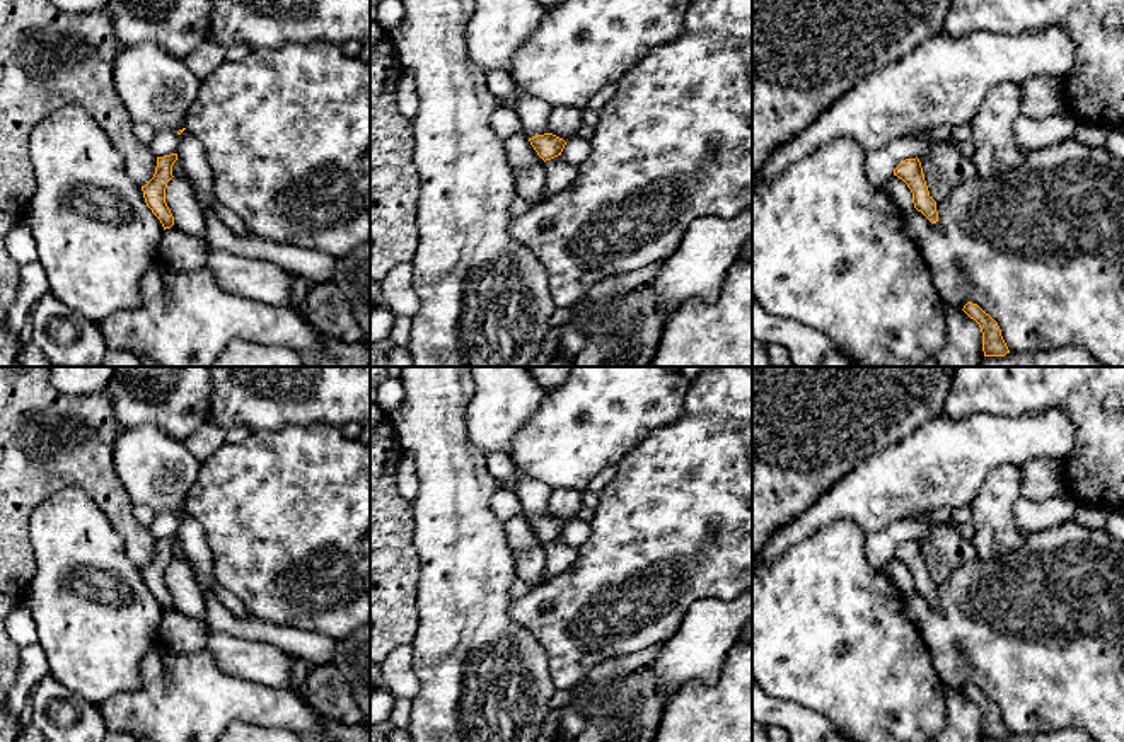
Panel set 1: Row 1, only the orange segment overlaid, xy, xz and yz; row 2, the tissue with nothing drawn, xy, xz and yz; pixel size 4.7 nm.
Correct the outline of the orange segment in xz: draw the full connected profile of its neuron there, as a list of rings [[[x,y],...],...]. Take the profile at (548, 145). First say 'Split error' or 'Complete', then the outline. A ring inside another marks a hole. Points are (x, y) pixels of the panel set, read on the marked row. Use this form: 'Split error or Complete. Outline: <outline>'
Complete. Outline: [[[553,133],[536,135],[529,142],[544,162],[561,155],[566,145],[563,138]]]

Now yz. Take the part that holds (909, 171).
Complete. Outline: [[[906,159],[895,169],[894,176],[902,179],[913,193],[913,203],[931,223],[938,222],[936,201],[930,196],[919,159]]]

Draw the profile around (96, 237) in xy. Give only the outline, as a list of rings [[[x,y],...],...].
[[[68,104],[31,131],[31,162],[36,189],[24,222],[36,241],[48,292],[96,324],[136,307],[140,280],[159,256],[164,227],[128,174],[121,152],[90,113]]]

